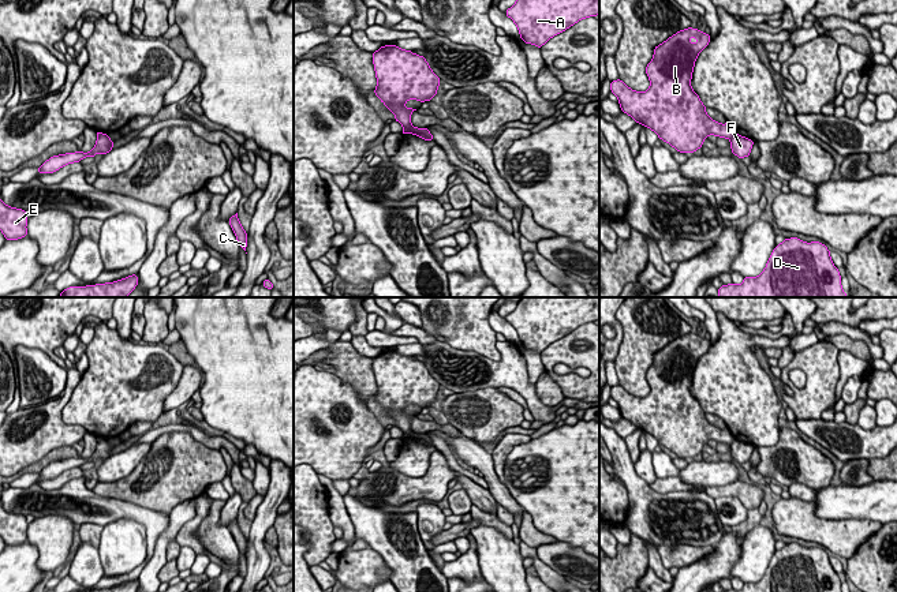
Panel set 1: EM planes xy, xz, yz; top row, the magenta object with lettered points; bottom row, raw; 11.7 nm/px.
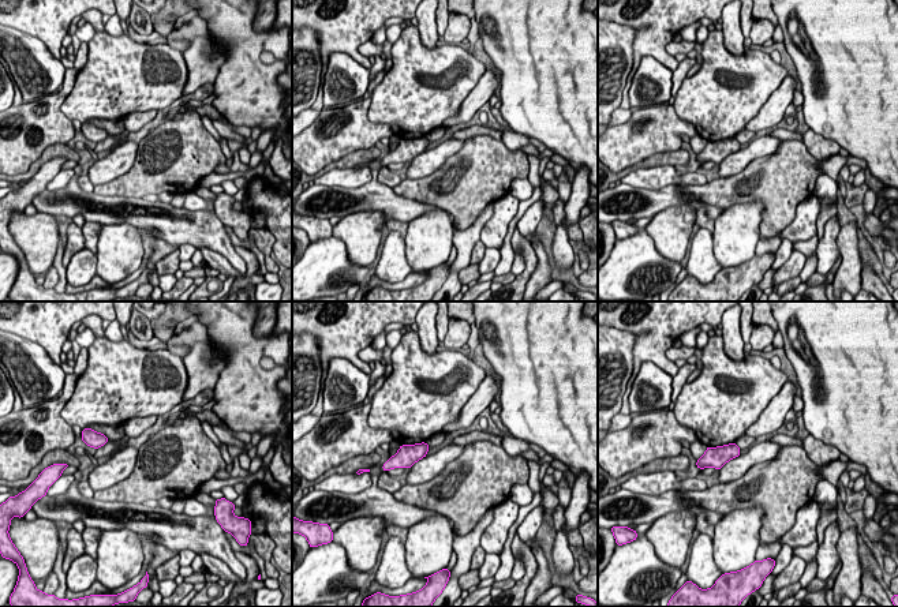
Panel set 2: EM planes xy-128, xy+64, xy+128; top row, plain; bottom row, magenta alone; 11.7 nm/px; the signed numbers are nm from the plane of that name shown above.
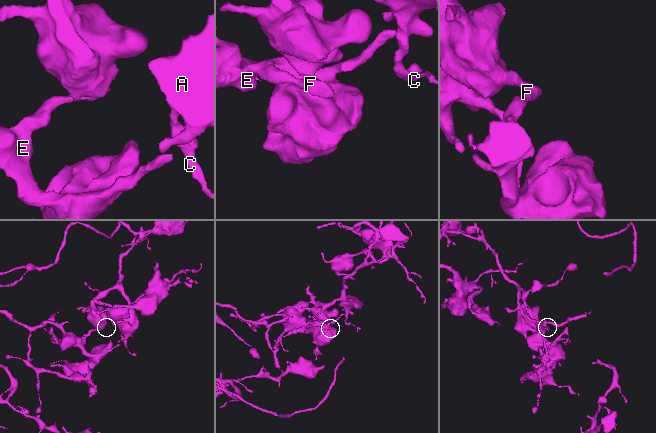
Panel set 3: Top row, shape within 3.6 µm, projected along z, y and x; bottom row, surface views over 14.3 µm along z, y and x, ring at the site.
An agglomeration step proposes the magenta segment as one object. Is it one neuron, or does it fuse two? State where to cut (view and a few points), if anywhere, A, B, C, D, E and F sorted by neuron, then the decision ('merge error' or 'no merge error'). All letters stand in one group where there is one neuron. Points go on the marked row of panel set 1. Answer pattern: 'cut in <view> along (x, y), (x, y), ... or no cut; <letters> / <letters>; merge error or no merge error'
cut in xz along (410, 123), (404, 127); A B C / D E F; merge error

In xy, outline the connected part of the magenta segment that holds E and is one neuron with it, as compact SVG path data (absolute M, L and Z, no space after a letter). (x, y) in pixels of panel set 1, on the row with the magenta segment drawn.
M0 199L0 231L5 240L18 240L27 235L26 210L10 207Z

